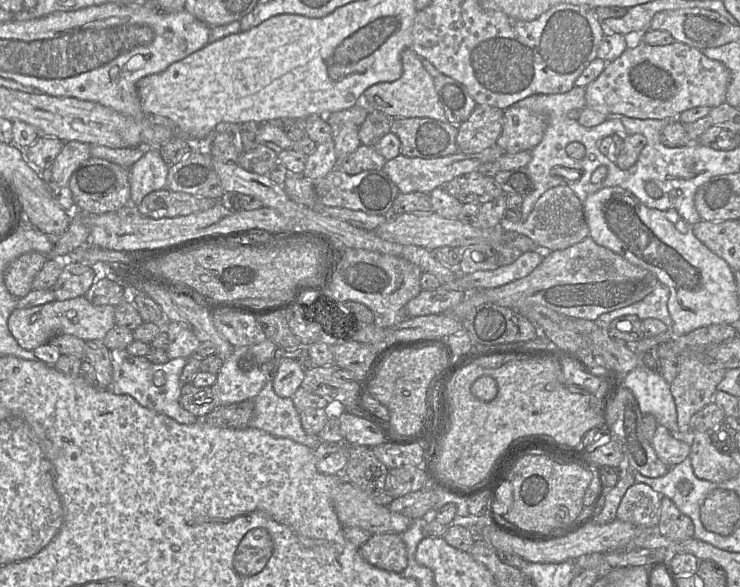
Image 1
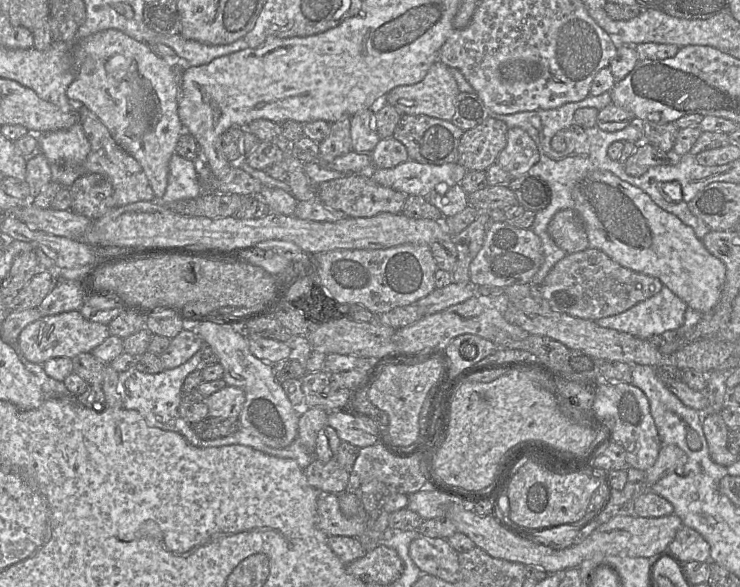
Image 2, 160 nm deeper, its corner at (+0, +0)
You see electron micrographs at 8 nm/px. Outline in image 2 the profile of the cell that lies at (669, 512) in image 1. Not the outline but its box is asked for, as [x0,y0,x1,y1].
[667,525,710,562]

